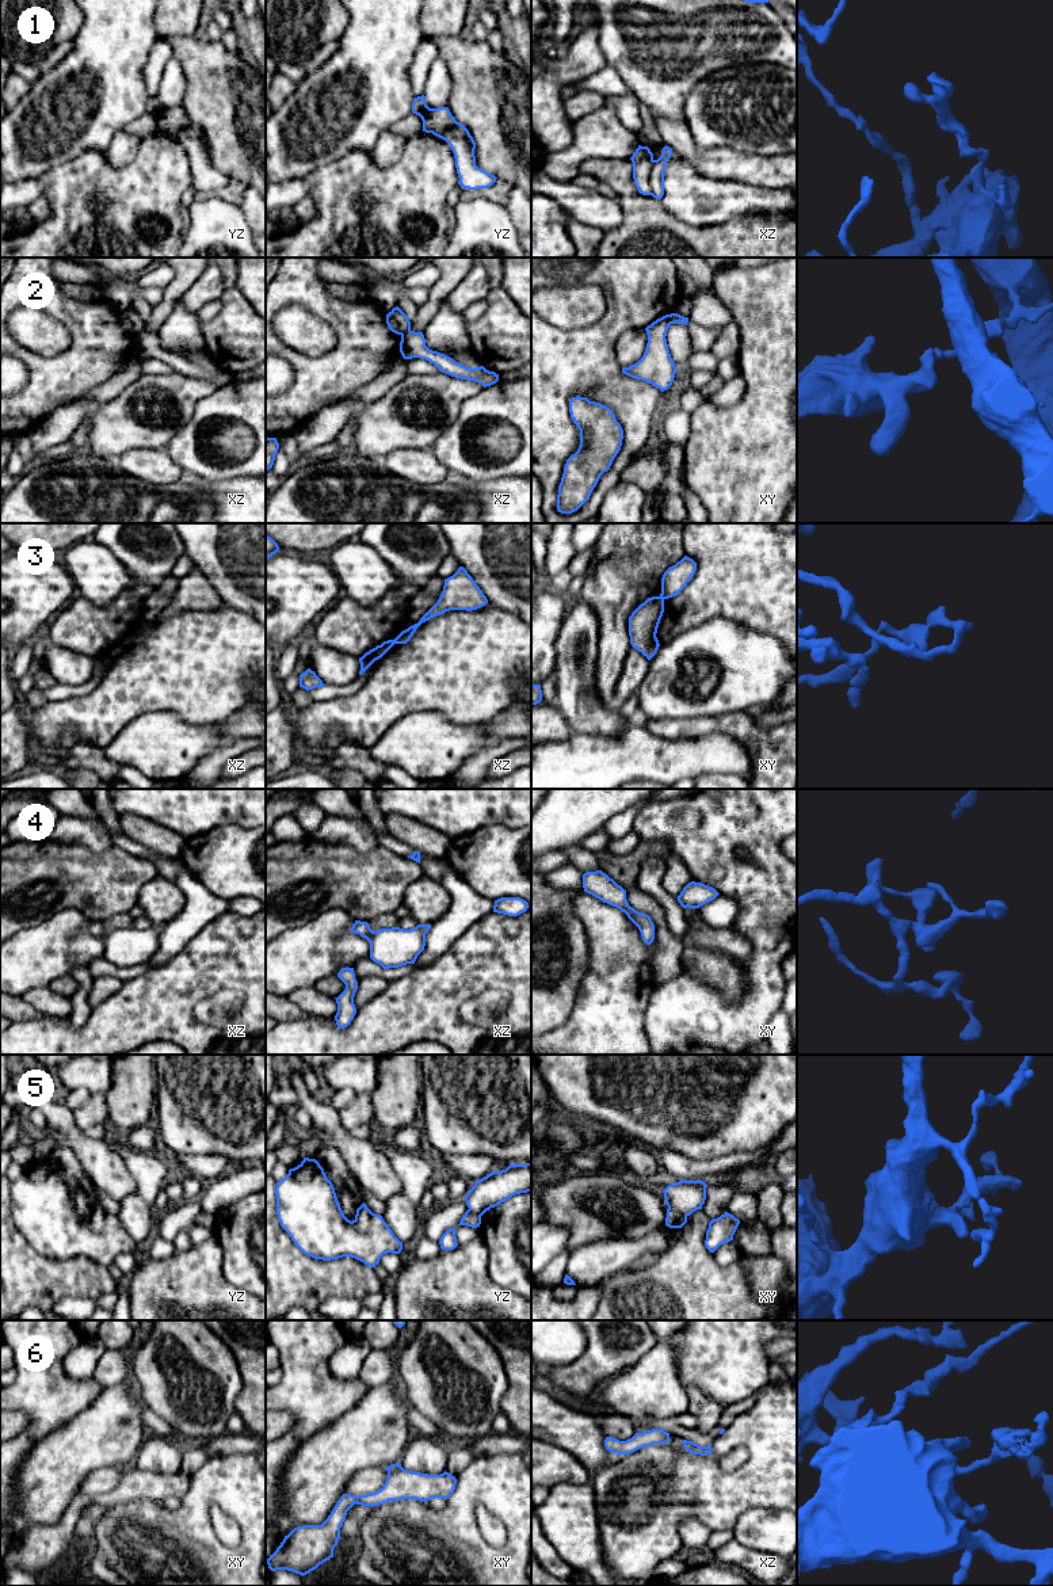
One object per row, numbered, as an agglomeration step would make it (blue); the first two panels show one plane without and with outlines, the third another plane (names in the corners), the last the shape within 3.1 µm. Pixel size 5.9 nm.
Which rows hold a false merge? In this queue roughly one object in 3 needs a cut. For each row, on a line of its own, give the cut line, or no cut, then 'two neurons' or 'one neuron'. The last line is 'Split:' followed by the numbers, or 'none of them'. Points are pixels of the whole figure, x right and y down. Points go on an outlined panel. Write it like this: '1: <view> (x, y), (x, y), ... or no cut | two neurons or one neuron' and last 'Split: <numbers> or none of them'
1: xz (655, 160), (649, 175), (649, 194) | two neurons
2: xz (409, 328), (401, 335) | two neurons
3: no cut | one neuron
4: no cut | one neuron
5: xy (668, 1207), (676, 1208), (686, 1217) | two neurons
6: no cut | one neuron
Split: 1, 2, 5

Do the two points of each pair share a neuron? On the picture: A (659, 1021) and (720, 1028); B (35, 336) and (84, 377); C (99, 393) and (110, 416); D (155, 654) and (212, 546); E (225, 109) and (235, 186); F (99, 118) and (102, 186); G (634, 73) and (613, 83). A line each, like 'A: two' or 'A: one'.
A: one
B: two
C: two
D: two
E: two
F: two
G: two

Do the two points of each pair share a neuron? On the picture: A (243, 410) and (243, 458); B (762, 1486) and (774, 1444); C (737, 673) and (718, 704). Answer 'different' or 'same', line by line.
A: same
B: same
C: same

